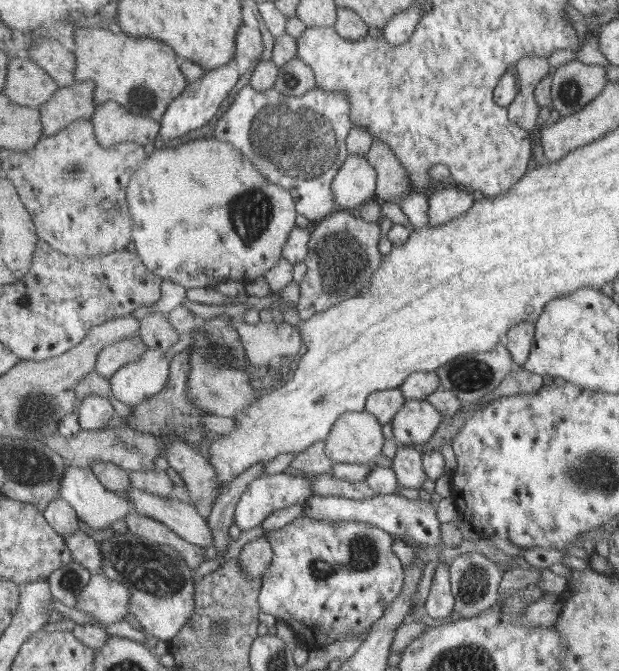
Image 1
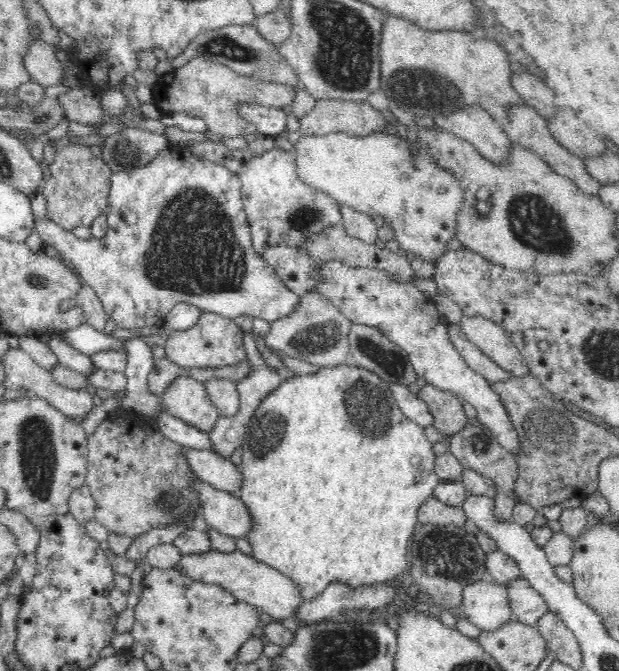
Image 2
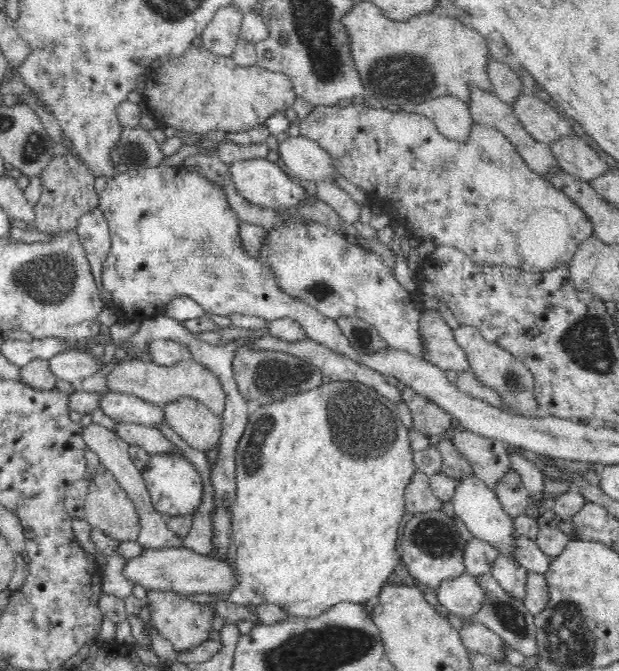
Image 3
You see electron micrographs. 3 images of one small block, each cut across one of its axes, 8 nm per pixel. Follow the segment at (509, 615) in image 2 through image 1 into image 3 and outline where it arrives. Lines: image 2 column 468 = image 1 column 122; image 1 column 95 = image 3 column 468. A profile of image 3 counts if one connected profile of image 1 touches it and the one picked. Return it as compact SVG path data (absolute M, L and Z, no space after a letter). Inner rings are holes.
M464 573L458 578L444 580L436 590L437 604L441 604L448 612L464 619L474 620L478 609L487 602L487 594L480 589L477 578Z

